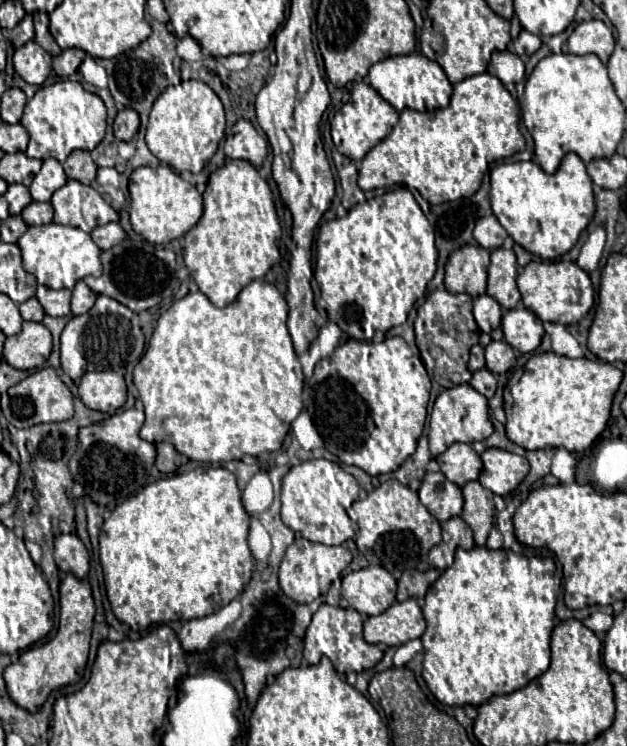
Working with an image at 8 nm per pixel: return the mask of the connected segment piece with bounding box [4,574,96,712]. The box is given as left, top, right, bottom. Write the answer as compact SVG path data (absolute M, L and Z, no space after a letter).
M66 574L60 584L58 634L52 640L48 640L44 646L28 648L26 652L20 654L20 658L14 664L10 664L4 670L4 682L6 682L6 690L12 702L16 702L20 708L26 708L28 712L38 712L52 690L80 682L80 678L84 676L86 660L88 660L94 612L96 608L94 608L90 584L86 580L80 582L78 578L72 578L72 574Z

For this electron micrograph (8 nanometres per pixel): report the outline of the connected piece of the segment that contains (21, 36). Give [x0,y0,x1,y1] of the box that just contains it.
[10,14,34,48]

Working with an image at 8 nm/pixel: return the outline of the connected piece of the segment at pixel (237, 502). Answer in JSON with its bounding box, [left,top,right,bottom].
[99,468,254,632]

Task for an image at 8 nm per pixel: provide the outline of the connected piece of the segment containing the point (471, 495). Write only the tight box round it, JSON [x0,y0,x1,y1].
[462,480,494,546]

